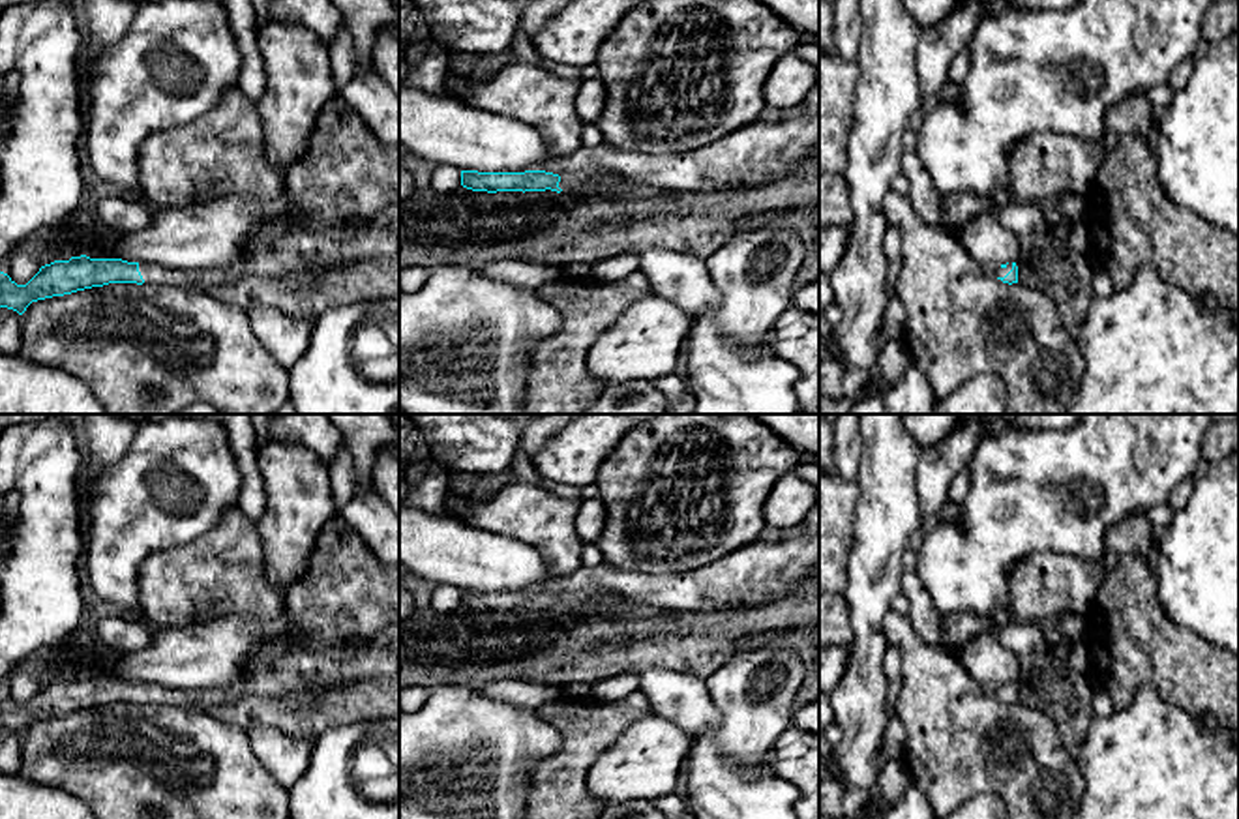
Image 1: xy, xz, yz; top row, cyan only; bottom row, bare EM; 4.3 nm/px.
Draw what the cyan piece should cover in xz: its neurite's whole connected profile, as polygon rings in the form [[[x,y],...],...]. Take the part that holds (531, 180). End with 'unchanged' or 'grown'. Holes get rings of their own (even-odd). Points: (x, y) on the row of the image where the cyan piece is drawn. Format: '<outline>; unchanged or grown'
[[[819,109],[789,114],[780,120],[757,120],[731,131],[712,144],[682,154],[645,154],[617,148],[602,142],[594,148],[581,148],[575,156],[560,157],[549,172],[478,172],[461,171],[461,186],[472,191],[577,191],[596,174],[615,174],[632,184],[662,187],[667,191],[720,191],[744,189],[774,182],[800,167],[819,148]]]; grown

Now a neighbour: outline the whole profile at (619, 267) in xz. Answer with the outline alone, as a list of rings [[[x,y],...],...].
[[[620,253],[590,264],[596,281],[620,281],[639,270],[639,255]]]

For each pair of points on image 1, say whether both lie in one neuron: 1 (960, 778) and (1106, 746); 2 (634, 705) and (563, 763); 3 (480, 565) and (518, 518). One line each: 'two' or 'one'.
1: two
2: one
3: two

